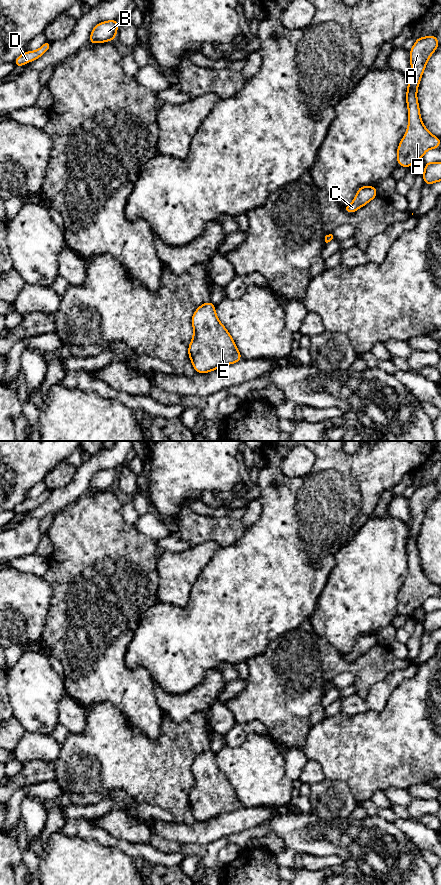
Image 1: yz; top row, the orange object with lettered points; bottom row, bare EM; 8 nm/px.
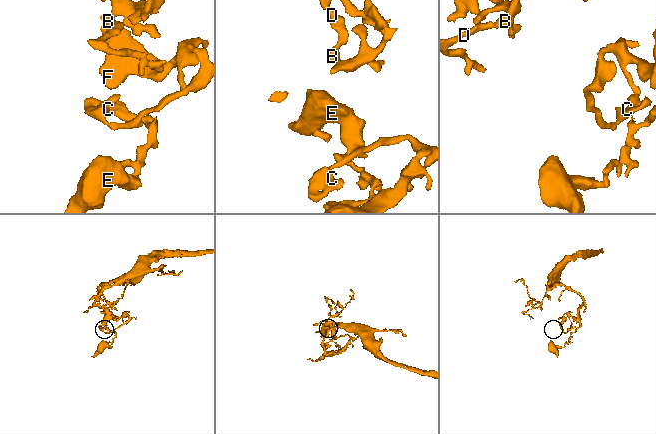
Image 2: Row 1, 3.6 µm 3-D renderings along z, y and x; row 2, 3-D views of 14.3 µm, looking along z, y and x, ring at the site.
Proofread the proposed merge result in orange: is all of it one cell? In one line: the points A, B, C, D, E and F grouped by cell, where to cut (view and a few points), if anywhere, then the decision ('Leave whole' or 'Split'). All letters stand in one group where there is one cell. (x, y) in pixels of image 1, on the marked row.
Groups: A B C D E F. No split. Leave whole

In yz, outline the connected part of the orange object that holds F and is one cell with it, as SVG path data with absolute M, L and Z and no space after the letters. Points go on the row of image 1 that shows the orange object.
M436 35L420 37L409 51L411 75L406 93L408 128L397 149L397 163L406 168L423 158L427 150L438 149L441 143L441 139L431 134L423 124L417 99L422 74L439 45Z

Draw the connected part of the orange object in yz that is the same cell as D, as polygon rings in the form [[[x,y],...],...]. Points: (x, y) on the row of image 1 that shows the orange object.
[[[46,41],[39,49],[35,51],[28,51],[18,56],[14,60],[17,69],[26,63],[32,62],[40,58],[45,52],[50,49],[51,45],[52,43],[50,41]]]

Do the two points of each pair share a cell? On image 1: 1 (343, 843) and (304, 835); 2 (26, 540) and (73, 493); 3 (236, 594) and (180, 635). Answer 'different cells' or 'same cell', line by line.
1: same cell
2: same cell
3: same cell

